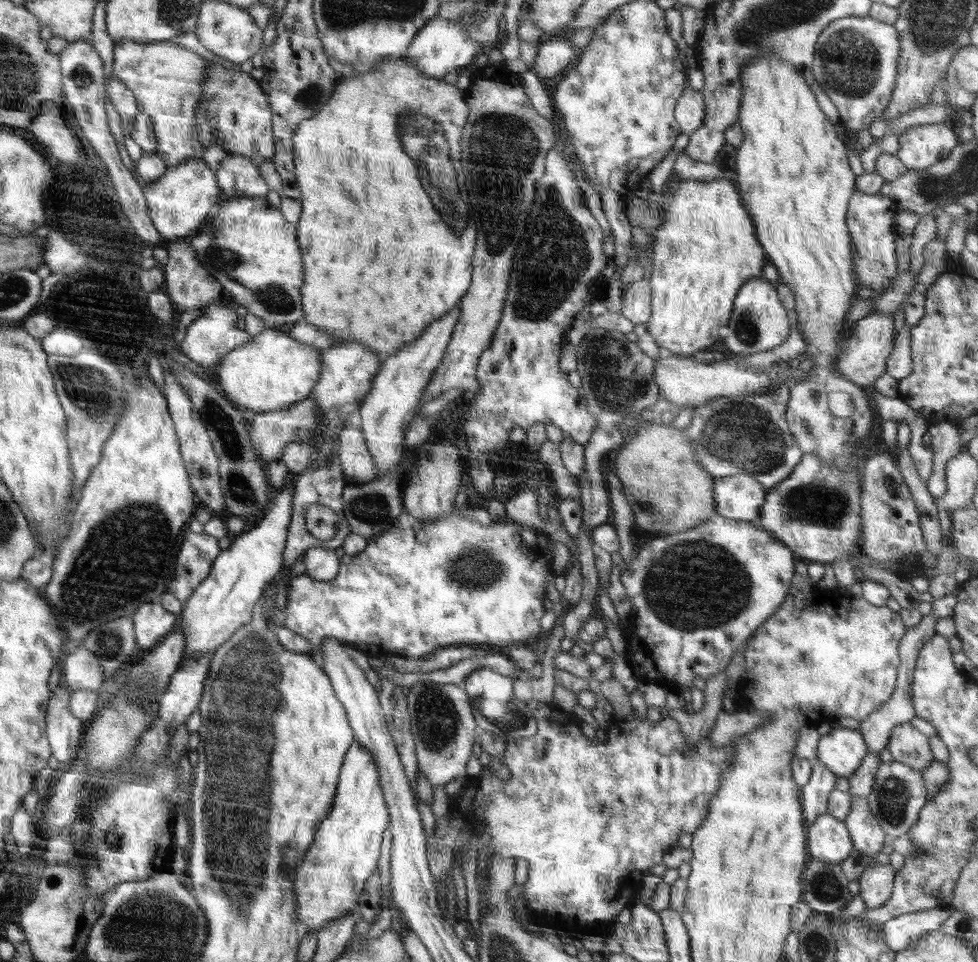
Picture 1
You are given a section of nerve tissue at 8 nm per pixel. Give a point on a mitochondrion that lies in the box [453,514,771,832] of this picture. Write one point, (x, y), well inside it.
(690, 585)

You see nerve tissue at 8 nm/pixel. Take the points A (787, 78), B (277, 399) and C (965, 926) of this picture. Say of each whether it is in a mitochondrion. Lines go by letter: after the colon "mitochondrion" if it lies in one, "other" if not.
A: other
B: other
C: mitochondrion

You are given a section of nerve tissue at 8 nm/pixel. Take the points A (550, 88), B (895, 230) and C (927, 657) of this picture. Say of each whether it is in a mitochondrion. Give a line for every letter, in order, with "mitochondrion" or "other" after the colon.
A: other
B: other
C: other

